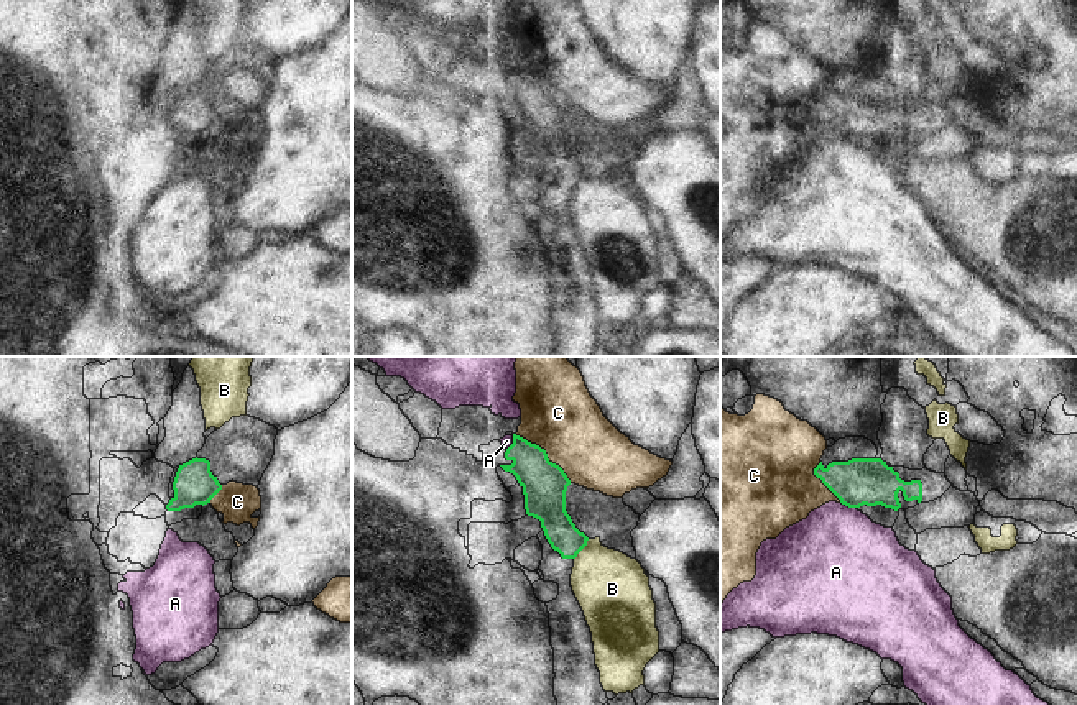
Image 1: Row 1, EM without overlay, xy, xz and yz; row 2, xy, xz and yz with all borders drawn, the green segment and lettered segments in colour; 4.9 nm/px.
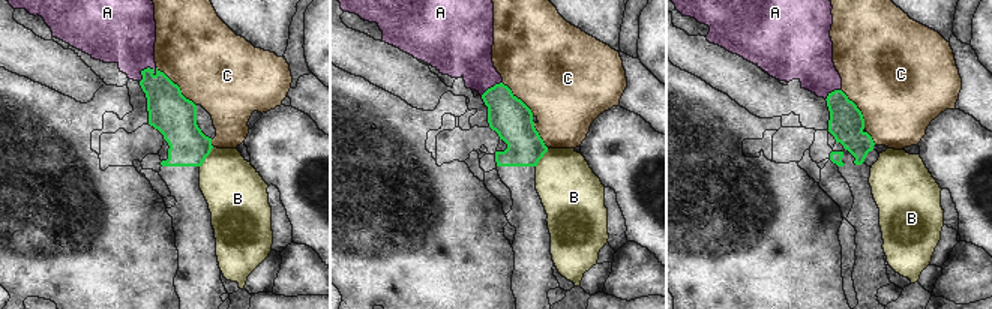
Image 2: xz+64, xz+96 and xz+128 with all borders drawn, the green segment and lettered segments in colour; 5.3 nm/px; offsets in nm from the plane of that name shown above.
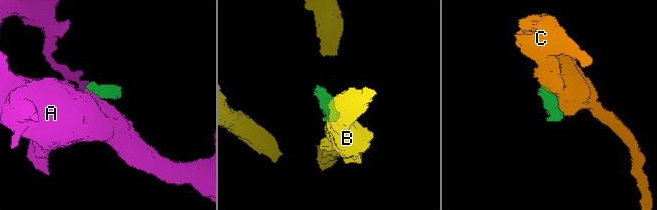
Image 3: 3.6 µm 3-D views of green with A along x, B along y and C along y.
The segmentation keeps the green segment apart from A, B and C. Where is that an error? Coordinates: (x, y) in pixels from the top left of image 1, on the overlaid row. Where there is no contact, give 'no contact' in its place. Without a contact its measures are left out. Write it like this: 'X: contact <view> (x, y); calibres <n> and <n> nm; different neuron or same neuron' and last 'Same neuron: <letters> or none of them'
A: contact yz (849, 506); calibres 220 and 480 nm; different neuron
B: contact xz (582, 548); calibres 160 and 360 nm; different neuron
C: contact xz (545, 452); calibres 220 and 360 nm; different neuron
Same neuron: none of them

